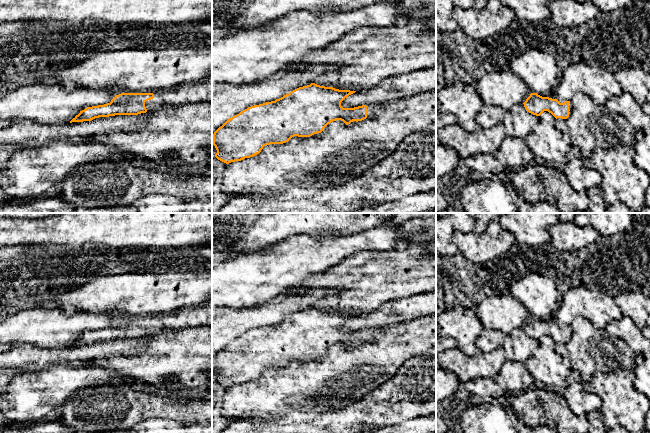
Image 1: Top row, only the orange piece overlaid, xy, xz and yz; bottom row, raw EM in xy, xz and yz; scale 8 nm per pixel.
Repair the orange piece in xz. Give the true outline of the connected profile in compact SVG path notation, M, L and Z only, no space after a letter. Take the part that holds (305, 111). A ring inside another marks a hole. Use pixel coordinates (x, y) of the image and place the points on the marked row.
M311 83L275 101L248 107L228 119L214 132L212 144L217 150L215 157L226 164L241 161L259 154L266 145L283 144L294 136L310 137L324 132L327 125L333 121L341 120L348 125L373 117L378 104L366 104L354 108L341 106L341 102L355 92Z

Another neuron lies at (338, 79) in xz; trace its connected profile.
M436 15L429 20L429 23L430 30L426 30L424 24L419 21L388 28L365 26L344 35L325 48L311 51L298 63L293 61L288 64L284 70L303 70L313 64L340 65L339 69L327 71L313 83L339 90L370 89L390 76L436 66Z

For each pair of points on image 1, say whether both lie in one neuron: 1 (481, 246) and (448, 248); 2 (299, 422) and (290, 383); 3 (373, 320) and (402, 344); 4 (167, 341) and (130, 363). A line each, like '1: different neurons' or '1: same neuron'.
1: different neurons
2: different neurons
3: different neurons
4: same neuron

